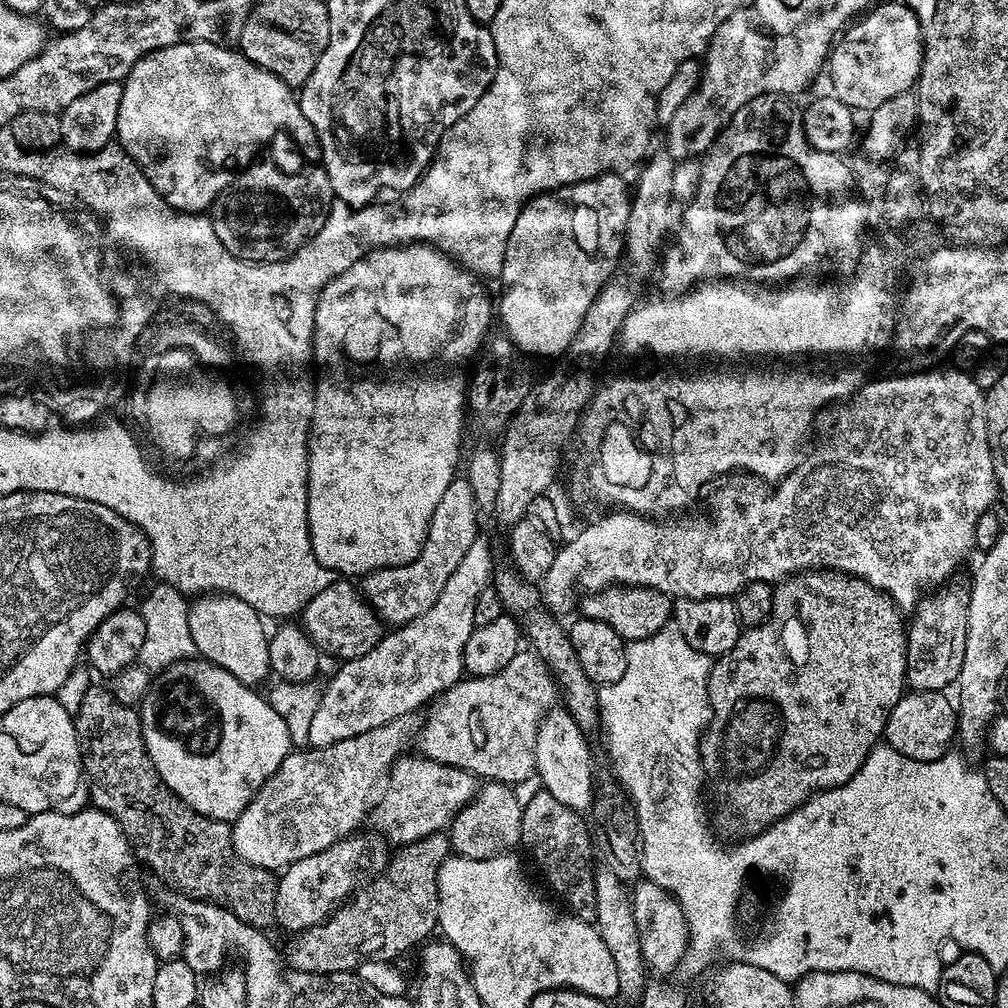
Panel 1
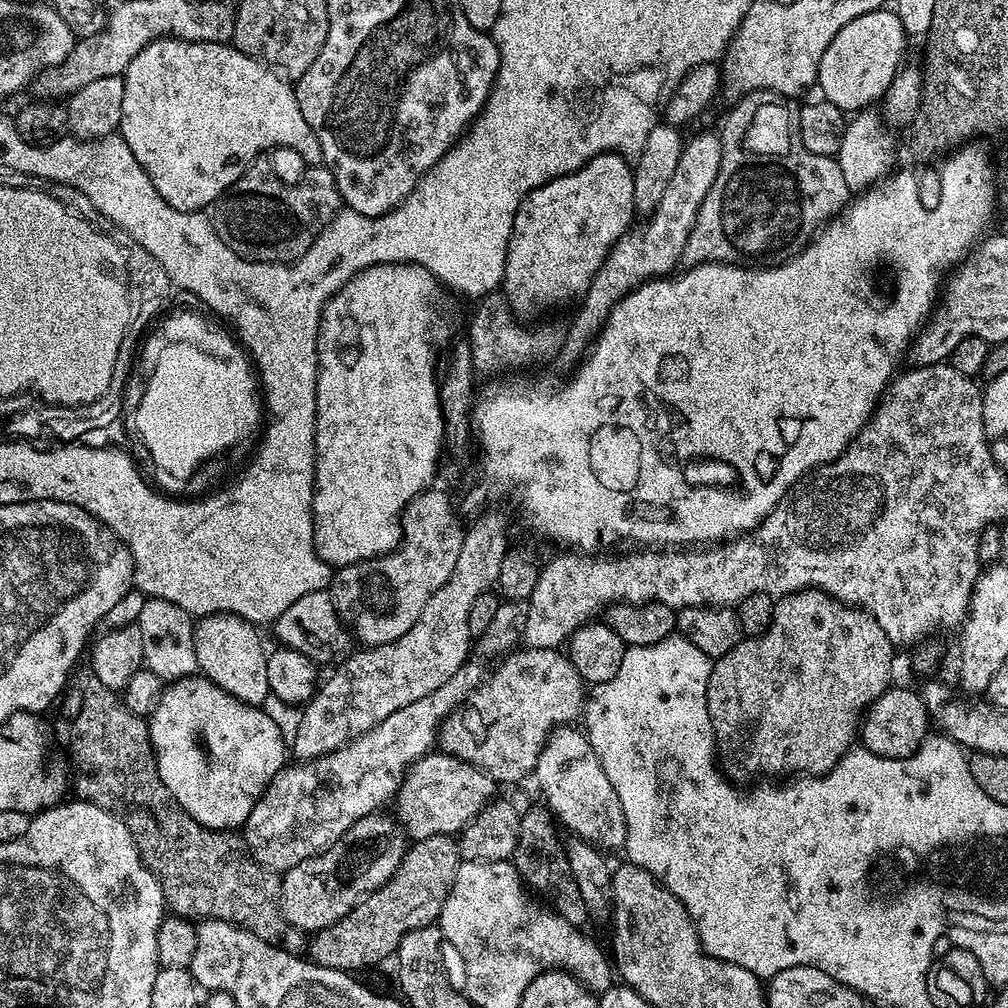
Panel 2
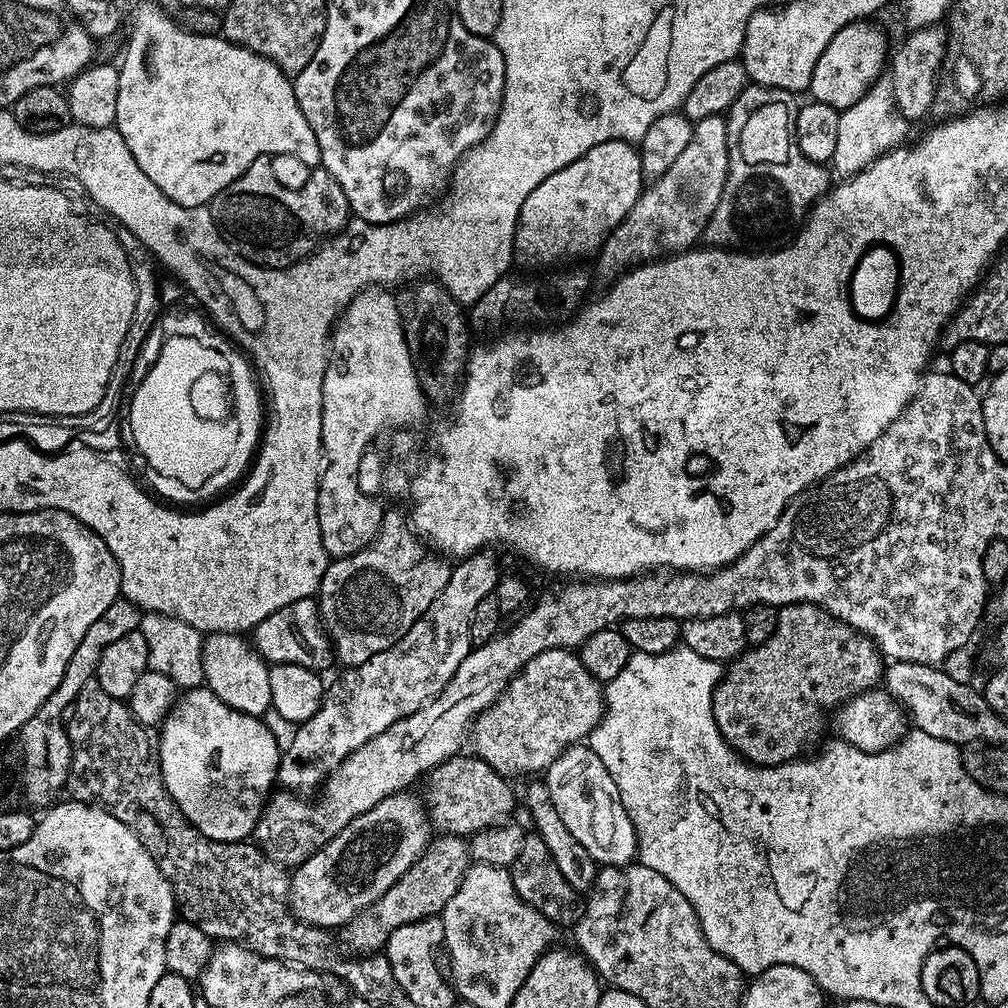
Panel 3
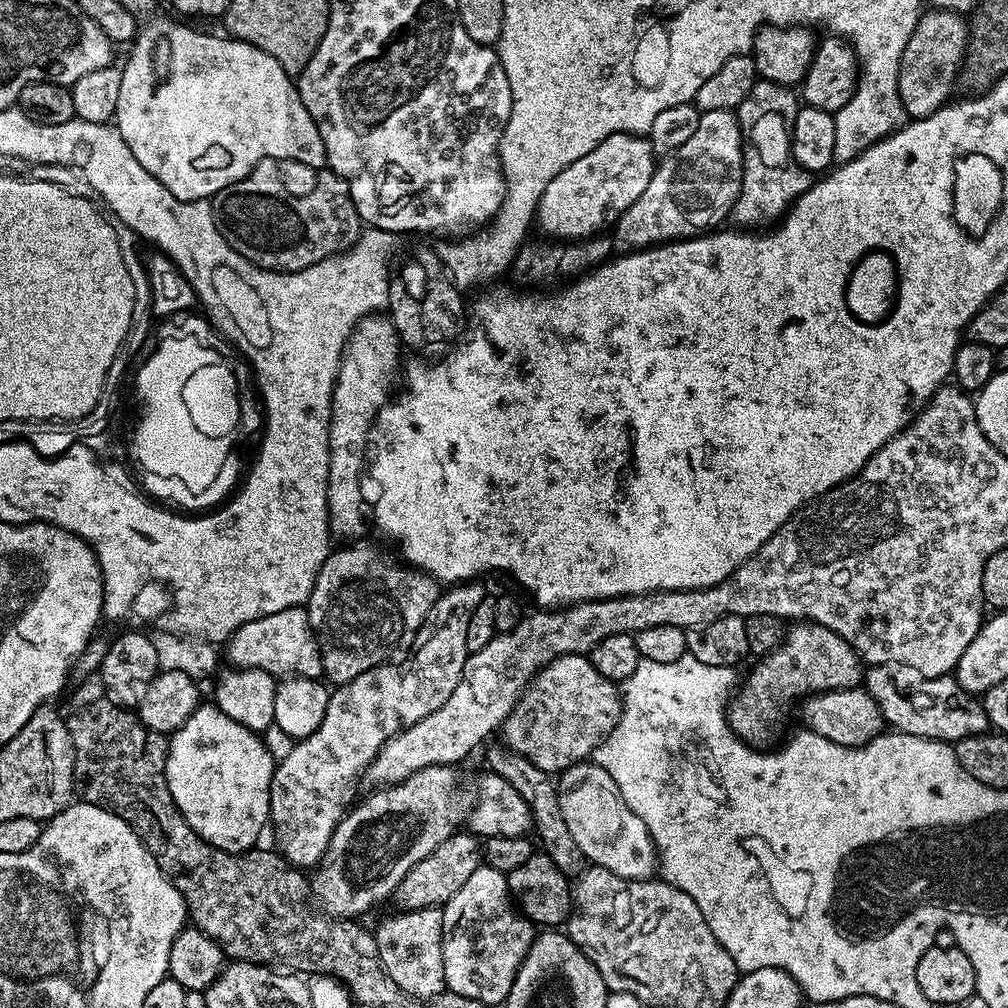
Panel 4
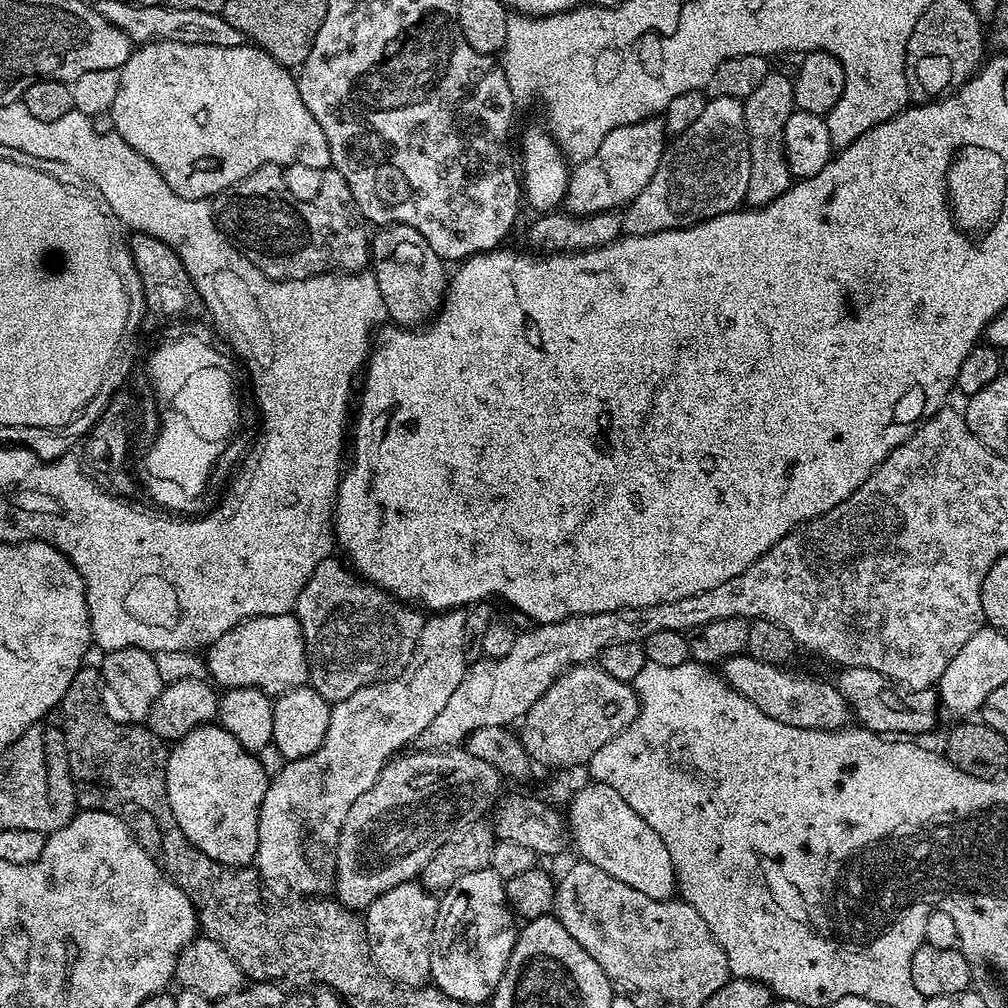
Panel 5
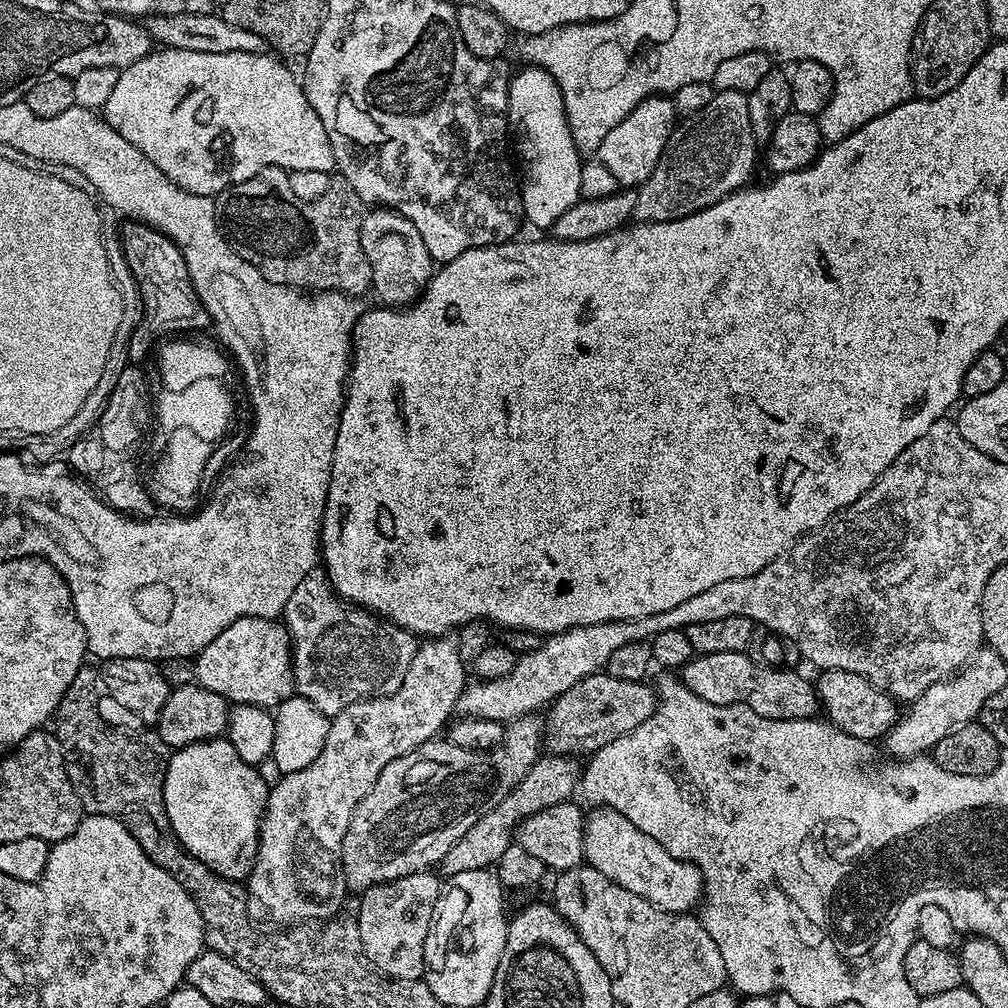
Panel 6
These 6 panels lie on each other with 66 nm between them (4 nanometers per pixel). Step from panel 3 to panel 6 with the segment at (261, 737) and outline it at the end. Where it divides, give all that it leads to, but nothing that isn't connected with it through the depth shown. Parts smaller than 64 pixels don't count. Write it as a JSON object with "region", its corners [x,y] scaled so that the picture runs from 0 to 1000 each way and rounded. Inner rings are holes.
{"region":[[[225,732],[204,734],[189,748],[166,751],[163,792],[172,827],[184,844],[226,873],[241,874],[250,863],[267,785],[268,779],[237,751]]]}

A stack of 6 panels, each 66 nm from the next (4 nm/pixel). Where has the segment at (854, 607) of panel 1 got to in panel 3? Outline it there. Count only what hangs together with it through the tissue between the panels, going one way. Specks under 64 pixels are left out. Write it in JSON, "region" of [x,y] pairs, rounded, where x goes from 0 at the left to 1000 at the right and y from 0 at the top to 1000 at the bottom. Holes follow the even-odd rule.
{"region":[[[780,599],[773,608],[768,629],[725,656],[706,689],[708,716],[718,735],[743,758],[755,760],[779,758],[797,751],[817,722],[817,706],[824,707],[844,690],[870,682],[879,666],[866,635],[828,615],[817,603],[810,599]]]}

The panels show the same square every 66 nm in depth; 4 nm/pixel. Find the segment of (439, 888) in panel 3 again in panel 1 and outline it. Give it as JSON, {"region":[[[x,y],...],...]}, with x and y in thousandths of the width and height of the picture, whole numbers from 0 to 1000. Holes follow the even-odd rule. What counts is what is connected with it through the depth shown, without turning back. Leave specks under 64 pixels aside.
{"region":[[[440,825],[400,838],[381,864],[341,894],[317,917],[293,926],[284,940],[284,956],[292,964],[326,968],[349,964],[365,952],[392,953],[404,940],[420,938],[434,924],[437,911],[435,863],[446,848]]]}

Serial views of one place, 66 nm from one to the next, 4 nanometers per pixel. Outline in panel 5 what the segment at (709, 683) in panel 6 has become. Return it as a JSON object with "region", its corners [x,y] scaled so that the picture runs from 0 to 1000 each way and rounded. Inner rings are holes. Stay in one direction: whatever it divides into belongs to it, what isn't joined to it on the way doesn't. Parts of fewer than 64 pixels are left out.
{"region":[[[735,649],[719,655],[716,673],[732,688],[736,688],[756,708],[776,716],[780,720],[792,720],[796,724],[819,724],[832,726],[843,718],[843,703],[828,678],[809,675],[792,667],[778,667],[777,662],[752,657],[747,651]]]}

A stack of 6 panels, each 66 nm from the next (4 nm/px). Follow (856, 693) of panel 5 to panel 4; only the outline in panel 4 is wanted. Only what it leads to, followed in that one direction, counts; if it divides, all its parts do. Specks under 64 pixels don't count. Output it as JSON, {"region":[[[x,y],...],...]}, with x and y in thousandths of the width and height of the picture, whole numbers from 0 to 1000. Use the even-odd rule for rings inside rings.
{"region":[[[867,659],[856,668],[855,679],[872,700],[873,707],[877,709],[878,719],[884,720],[888,725],[941,736],[947,736],[959,730],[974,730],[981,725],[980,709],[976,706],[975,697],[965,688],[957,687],[943,670],[916,671],[909,665],[903,665],[903,661]]]}

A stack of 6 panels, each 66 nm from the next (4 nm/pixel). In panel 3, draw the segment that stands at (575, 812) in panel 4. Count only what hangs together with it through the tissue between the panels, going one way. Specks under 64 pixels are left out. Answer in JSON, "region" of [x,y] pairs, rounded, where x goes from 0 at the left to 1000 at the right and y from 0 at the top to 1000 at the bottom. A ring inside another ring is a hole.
{"region":[[[582,737],[566,738],[542,763],[542,777],[562,823],[573,831],[574,837],[581,839],[592,858],[617,861],[632,852],[631,824],[621,800],[617,800],[613,780],[609,780],[605,764],[597,760],[597,752],[593,752]]]}

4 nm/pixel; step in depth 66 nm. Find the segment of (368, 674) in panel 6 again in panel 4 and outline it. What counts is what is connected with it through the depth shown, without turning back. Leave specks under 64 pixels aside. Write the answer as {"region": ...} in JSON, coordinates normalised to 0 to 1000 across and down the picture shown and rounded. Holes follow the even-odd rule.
{"region":[[[337,543],[326,548],[323,558],[319,558],[319,562],[315,563],[312,585],[304,600],[306,616],[317,640],[321,671],[329,681],[347,677],[355,673],[355,669],[363,669],[363,665],[382,658],[388,652],[385,650],[396,639],[401,645],[408,644],[413,627],[419,621],[423,609],[427,609],[438,586],[438,580],[423,568],[410,565],[397,558],[392,560],[373,544]]]}

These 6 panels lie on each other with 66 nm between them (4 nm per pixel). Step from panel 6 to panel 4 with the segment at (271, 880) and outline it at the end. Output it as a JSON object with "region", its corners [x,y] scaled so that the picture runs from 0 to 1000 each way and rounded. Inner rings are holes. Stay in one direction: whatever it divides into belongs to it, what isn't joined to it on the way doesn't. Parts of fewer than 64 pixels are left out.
{"region":[[[461,577],[438,586],[427,609],[423,609],[419,621],[413,627],[408,644],[402,650],[406,651],[398,659],[379,658],[374,663],[363,665],[363,669],[355,669],[355,673],[336,680],[326,689],[319,720],[315,720],[315,724],[312,724],[312,728],[304,733],[293,735],[288,748],[273,759],[273,776],[268,780],[268,817],[271,822],[274,820],[278,848],[291,861],[310,863],[316,857],[323,847],[331,823],[350,797],[349,784],[353,780],[353,773],[362,769],[367,756],[383,735],[394,730],[400,722],[411,720],[411,716],[419,716],[423,708],[431,708],[431,704],[439,700],[442,692],[450,688],[450,681],[454,681],[466,650],[462,645],[462,624],[466,618],[466,609],[470,601],[478,597],[480,590],[482,583],[476,577]]]}

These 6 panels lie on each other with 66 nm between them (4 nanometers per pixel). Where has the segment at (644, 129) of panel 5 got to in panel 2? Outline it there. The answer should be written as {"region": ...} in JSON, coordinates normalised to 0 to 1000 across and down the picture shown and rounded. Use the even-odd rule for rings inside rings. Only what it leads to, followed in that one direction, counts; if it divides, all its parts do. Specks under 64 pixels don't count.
{"region":[[[598,151],[573,169],[550,177],[522,192],[510,212],[498,283],[498,289],[512,311],[521,312],[527,306],[552,306],[563,298],[571,300],[578,295],[609,240],[613,240],[613,236],[628,225],[627,214],[632,213],[629,175],[628,164],[615,152]]]}

